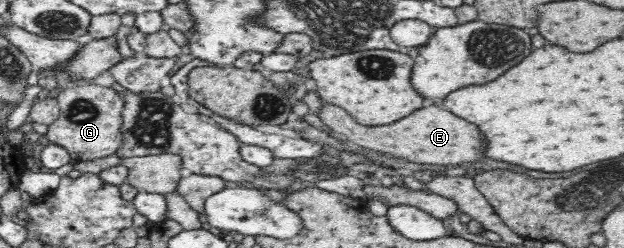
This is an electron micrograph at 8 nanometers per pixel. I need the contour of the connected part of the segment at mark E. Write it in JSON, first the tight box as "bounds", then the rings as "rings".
{"bounds":[318,104,487,166],"rings":[[[323,104],[318,117],[332,130],[334,135],[347,143],[359,144],[362,148],[377,150],[381,153],[395,154],[396,158],[404,158],[417,164],[471,166],[473,162],[479,160],[479,156],[485,154],[485,148],[487,148],[487,142],[475,124],[457,118],[455,114],[451,114],[439,106],[421,108],[415,114],[409,114],[389,126],[361,125],[353,120],[349,113],[329,104]]]}

